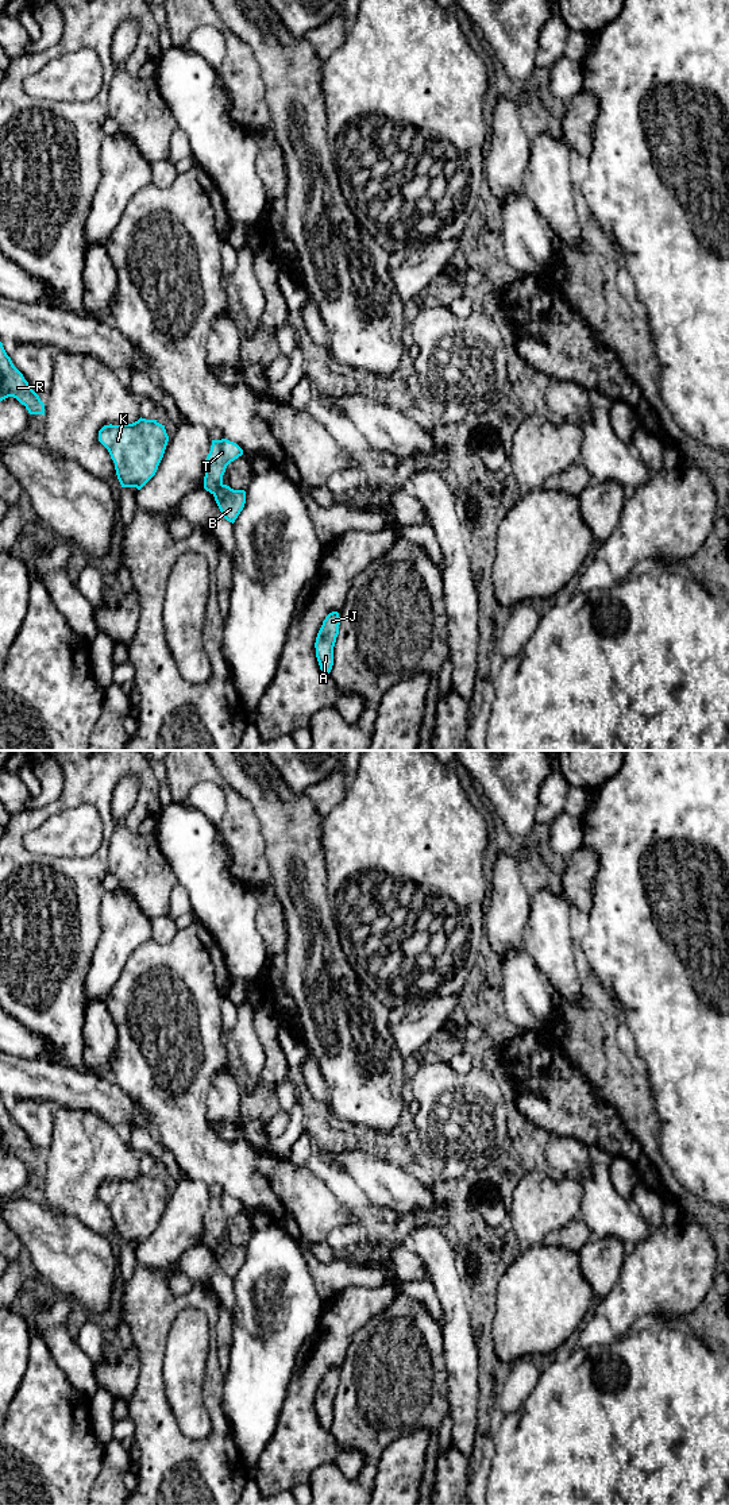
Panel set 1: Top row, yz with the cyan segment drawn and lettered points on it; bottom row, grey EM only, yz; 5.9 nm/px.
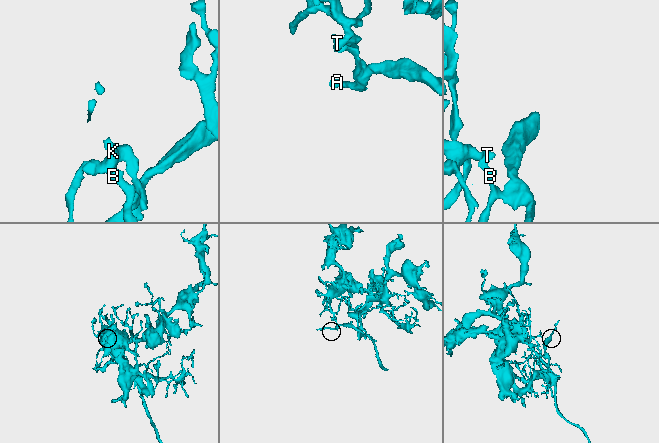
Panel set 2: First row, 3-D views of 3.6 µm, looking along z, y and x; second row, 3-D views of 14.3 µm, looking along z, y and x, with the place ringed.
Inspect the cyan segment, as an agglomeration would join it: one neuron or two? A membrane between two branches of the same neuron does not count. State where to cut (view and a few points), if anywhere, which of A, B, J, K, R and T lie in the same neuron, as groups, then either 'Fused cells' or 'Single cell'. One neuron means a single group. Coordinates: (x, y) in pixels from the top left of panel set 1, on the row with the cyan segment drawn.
Split along yz (222, 483), (213, 494). Groups: A B J / K R T. Fused cells

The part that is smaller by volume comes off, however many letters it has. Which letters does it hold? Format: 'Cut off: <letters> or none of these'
Cut off: A, B, J

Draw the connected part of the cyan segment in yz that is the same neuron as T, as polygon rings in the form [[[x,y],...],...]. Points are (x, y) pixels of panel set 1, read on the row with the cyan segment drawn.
[[[227,439],[212,440],[211,451],[204,462],[204,489],[211,494],[223,485],[227,466],[243,455],[243,449]]]

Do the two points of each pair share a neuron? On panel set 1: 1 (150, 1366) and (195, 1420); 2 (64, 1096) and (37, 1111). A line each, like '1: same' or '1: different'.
1: different
2: different

